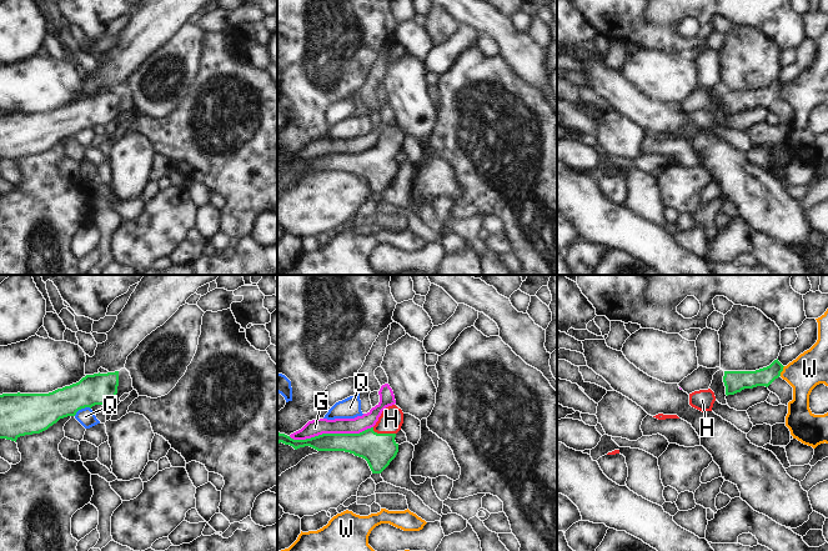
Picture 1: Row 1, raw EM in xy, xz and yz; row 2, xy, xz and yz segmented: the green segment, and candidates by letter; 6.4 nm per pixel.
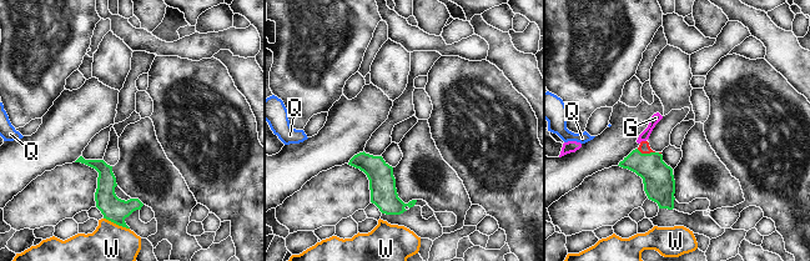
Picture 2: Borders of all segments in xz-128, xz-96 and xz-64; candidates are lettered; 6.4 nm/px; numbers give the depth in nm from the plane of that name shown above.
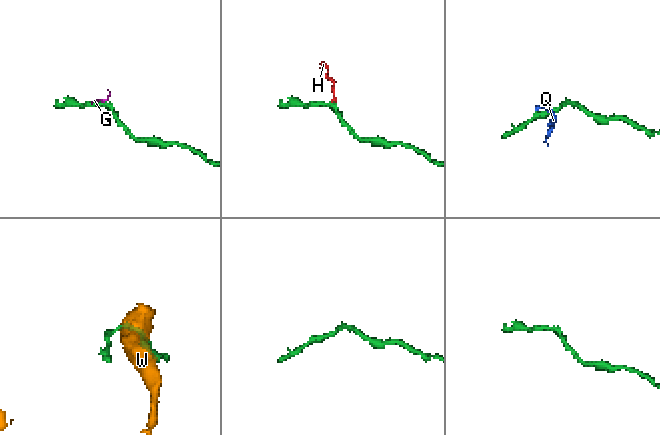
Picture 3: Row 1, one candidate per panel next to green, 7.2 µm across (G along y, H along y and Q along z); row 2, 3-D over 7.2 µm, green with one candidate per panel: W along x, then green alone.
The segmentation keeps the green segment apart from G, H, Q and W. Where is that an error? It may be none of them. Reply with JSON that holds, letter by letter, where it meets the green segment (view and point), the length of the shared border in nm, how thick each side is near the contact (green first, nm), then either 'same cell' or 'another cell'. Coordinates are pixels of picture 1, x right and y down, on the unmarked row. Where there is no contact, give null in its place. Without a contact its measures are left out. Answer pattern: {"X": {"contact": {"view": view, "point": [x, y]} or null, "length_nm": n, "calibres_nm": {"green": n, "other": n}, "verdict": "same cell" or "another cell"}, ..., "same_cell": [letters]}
{"G": {"contact": {"view": "xz", "point": [330, 154]}, "length_nm": 550, "calibres_nm": {"green": 180, "other": 110}, "verdict": "another cell"}, "H": {"contact": {"view": "xz", "point": [384, 154]}, "length_nm": 160, "calibres_nm": {"green": 220, "other": 150}, "verdict": "same cell"}, "Q": {"contact": {"view": "xy", "point": [81, 128]}, "length_nm": 120, "calibres_nm": {"green": 220, "other": 110}, "verdict": "another cell"}, "W": {"contact": {"view": "yz", "point": [782, 90]}, "length_nm": 70, "calibres_nm": {"green": 120, "other": 220}, "verdict": "another cell"}, "same_cell": ["H"]}

